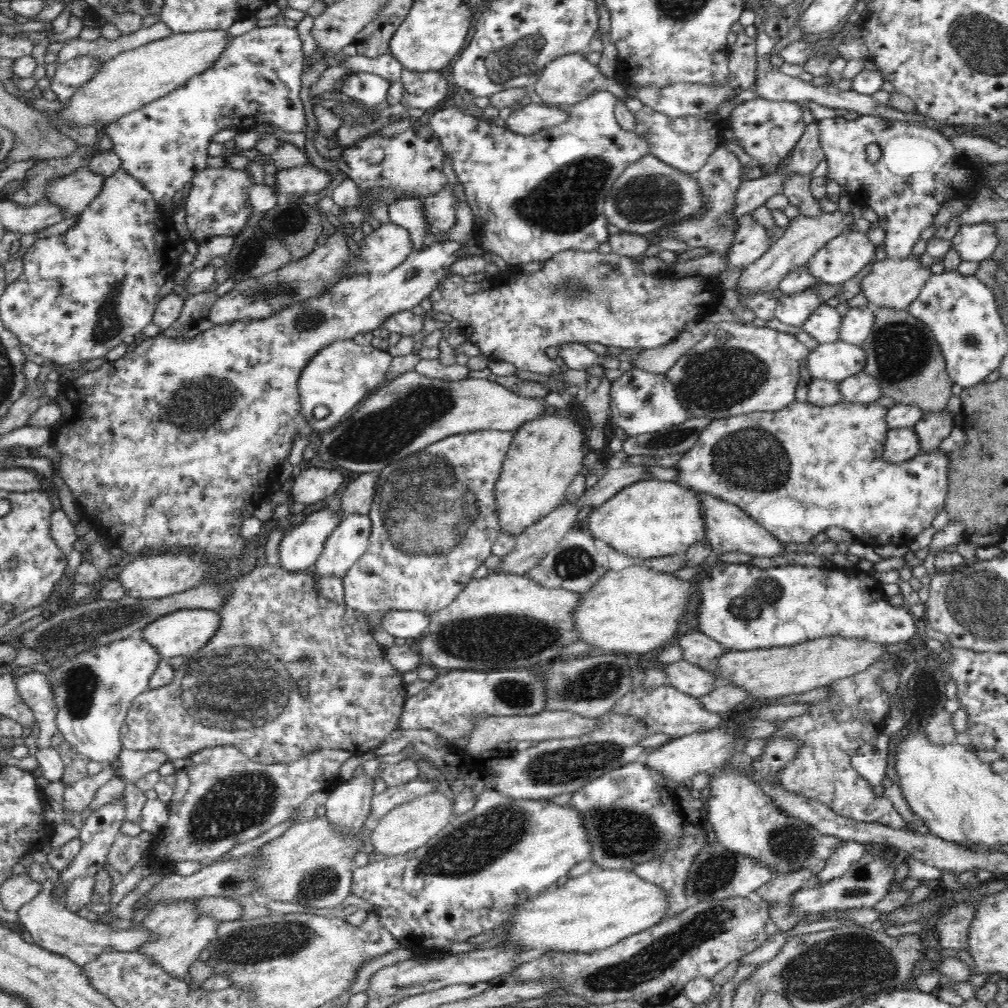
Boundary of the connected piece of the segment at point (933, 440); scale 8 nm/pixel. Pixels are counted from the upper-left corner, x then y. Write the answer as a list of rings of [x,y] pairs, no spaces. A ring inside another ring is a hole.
[[[938,412],[938,414],[924,413],[922,418],[914,424],[913,429],[919,438],[919,453],[932,452],[939,448],[940,442],[948,438],[954,427],[953,418],[956,414]]]

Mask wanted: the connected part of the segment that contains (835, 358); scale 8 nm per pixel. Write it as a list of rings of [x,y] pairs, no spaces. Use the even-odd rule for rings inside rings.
[[[838,340],[819,344],[808,356],[808,368],[812,380],[822,379],[840,382],[863,370],[866,353],[861,346]]]

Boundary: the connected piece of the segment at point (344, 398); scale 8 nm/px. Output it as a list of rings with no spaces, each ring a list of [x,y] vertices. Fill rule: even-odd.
[[[338,340],[322,348],[314,359],[304,367],[298,380],[300,413],[310,423],[312,432],[322,434],[331,431],[340,420],[348,417],[361,404],[364,397],[387,380],[393,362],[392,354],[376,349],[372,345],[360,345],[350,340]],[[316,406],[327,406],[327,417],[317,420],[314,417]]]

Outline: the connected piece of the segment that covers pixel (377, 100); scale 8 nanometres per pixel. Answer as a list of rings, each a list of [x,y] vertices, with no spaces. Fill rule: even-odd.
[[[366,72],[344,75],[342,78],[342,90],[356,102],[356,106],[363,106],[368,109],[375,109],[379,104],[387,100],[387,93],[391,84],[383,77]]]

